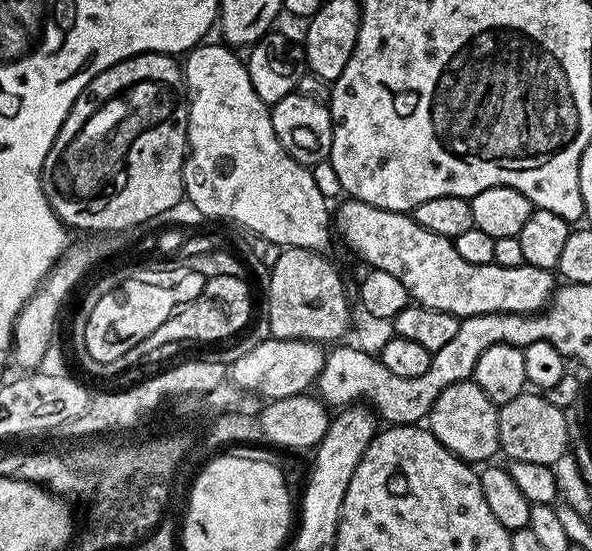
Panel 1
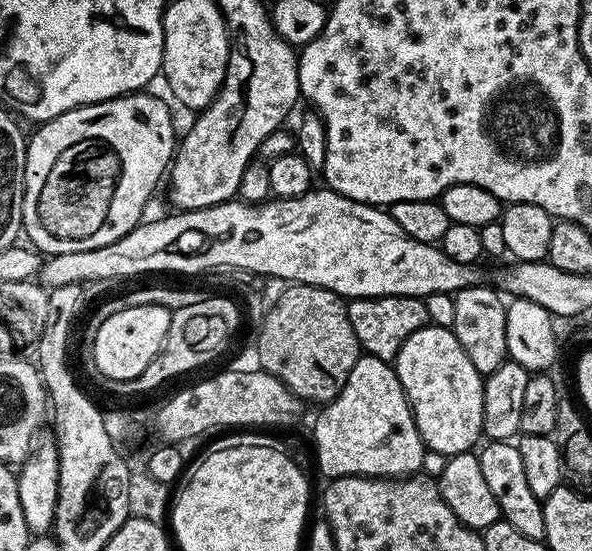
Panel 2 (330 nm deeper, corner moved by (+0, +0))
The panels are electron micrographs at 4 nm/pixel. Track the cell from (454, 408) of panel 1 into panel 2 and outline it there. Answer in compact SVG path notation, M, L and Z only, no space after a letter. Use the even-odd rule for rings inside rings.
M429 326L410 334L410 338L406 338L406 342L402 342L402 350L398 350L394 367L402 382L404 392L408 396L420 437L424 439L425 449L429 453L441 452L441 457L444 458L459 452L473 451L477 447L476 439L481 439L484 431L482 426L484 380L480 372L474 370L474 362L470 362L470 358L466 358L466 350L462 350L451 327Z

